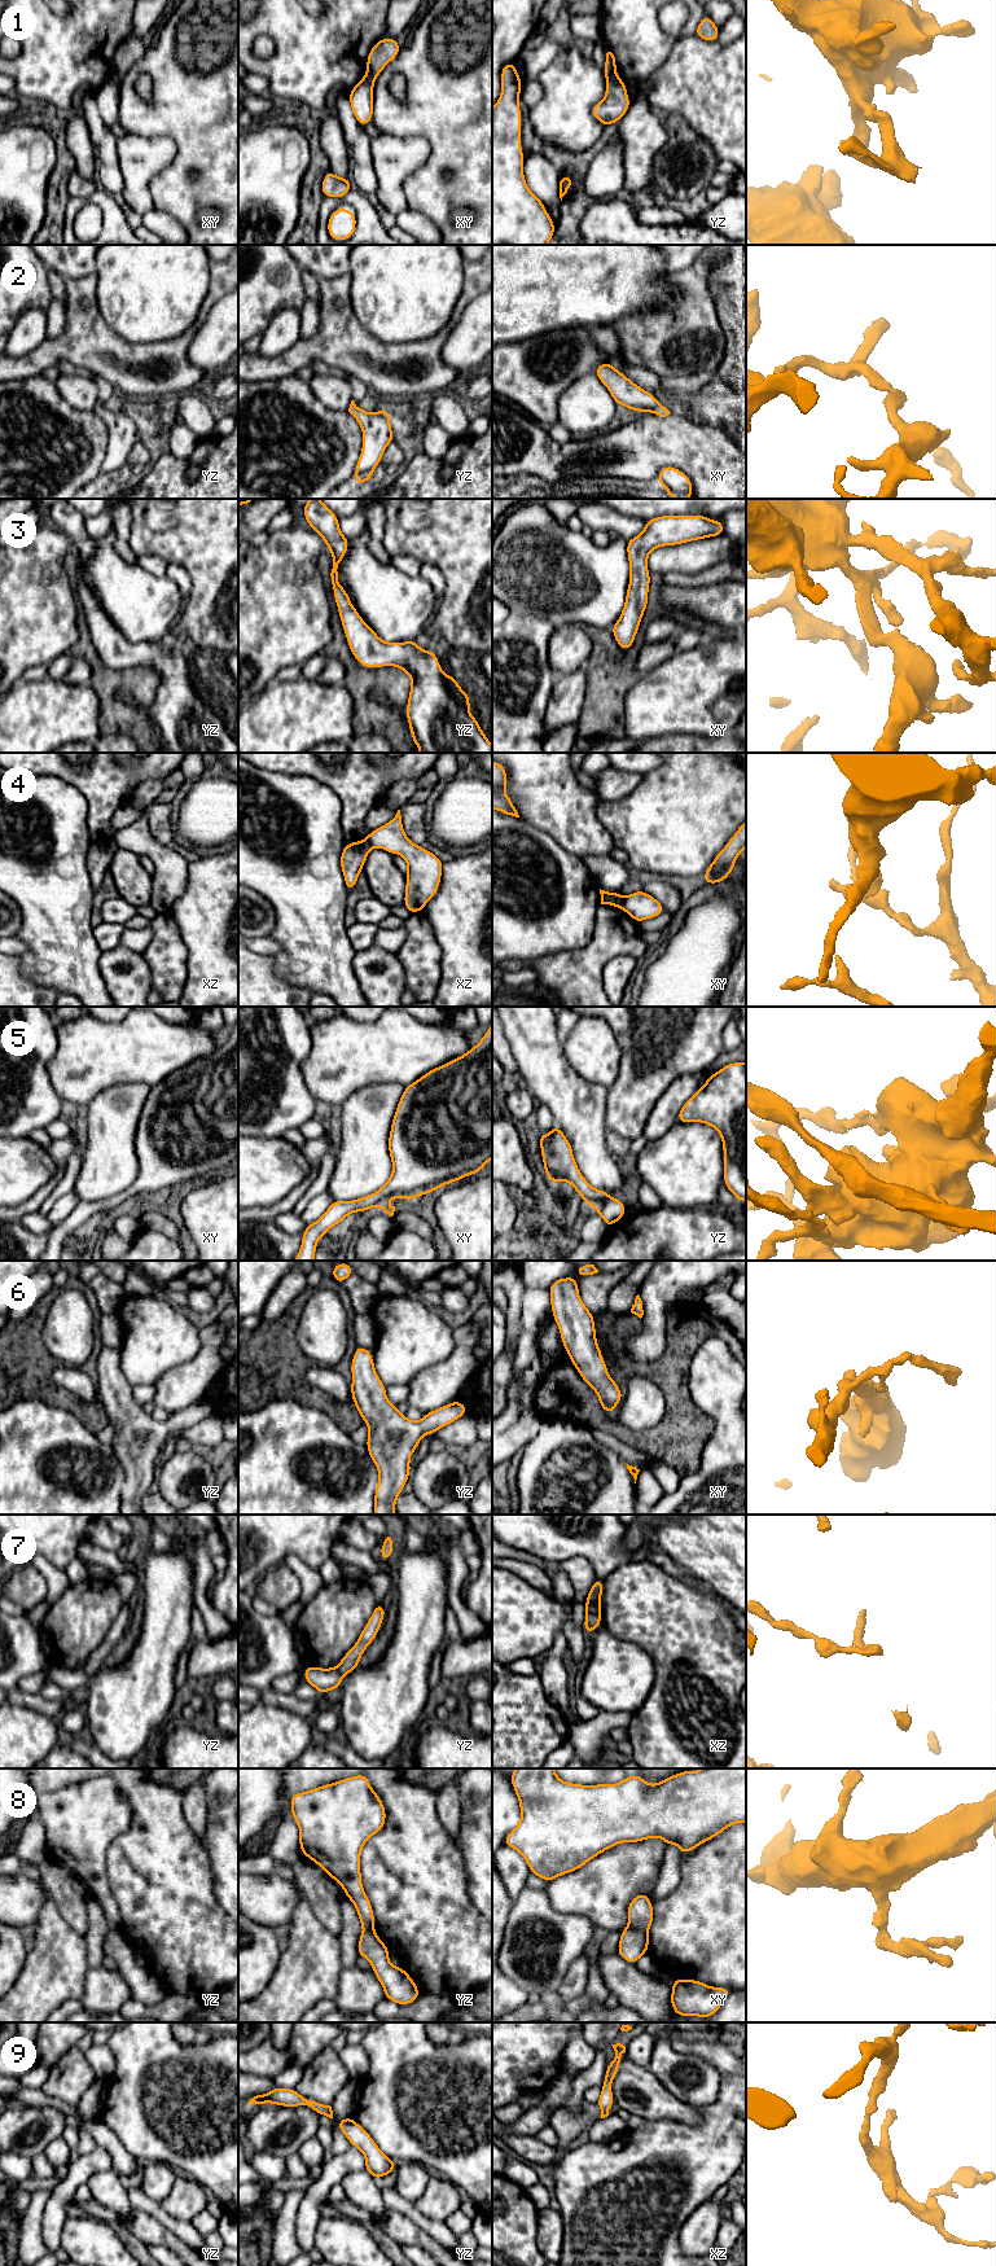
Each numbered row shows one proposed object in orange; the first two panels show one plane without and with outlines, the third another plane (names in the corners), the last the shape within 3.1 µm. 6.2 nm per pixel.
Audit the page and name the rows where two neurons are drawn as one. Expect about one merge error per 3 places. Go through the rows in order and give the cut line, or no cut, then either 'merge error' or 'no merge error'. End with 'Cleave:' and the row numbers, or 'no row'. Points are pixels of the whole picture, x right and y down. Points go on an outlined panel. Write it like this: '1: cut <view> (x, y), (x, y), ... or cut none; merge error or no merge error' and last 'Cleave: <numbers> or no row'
1: cut xy (367, 73), (374, 78); merge error
2: cut none; no merge error
3: cut none; no merge error
4: cut xz (365, 838), (373, 846); merge error
5: cut none; no merge error
6: cut none; no merge error
7: cut xz (587, 1612), (599, 1616); merge error
8: cut xy (628, 1925), (646, 1932); merge error
9: cut none; no merge error
Cleave: 1, 4, 7, 8

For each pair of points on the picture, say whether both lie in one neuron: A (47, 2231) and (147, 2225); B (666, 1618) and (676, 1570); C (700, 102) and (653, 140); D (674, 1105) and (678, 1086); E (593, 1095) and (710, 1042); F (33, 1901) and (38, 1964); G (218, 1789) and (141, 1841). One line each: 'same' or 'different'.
A: different
B: different
C: different
D: same
E: different
F: different
G: different

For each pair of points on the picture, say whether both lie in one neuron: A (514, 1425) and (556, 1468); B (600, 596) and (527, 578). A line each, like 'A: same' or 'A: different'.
A: different
B: same

